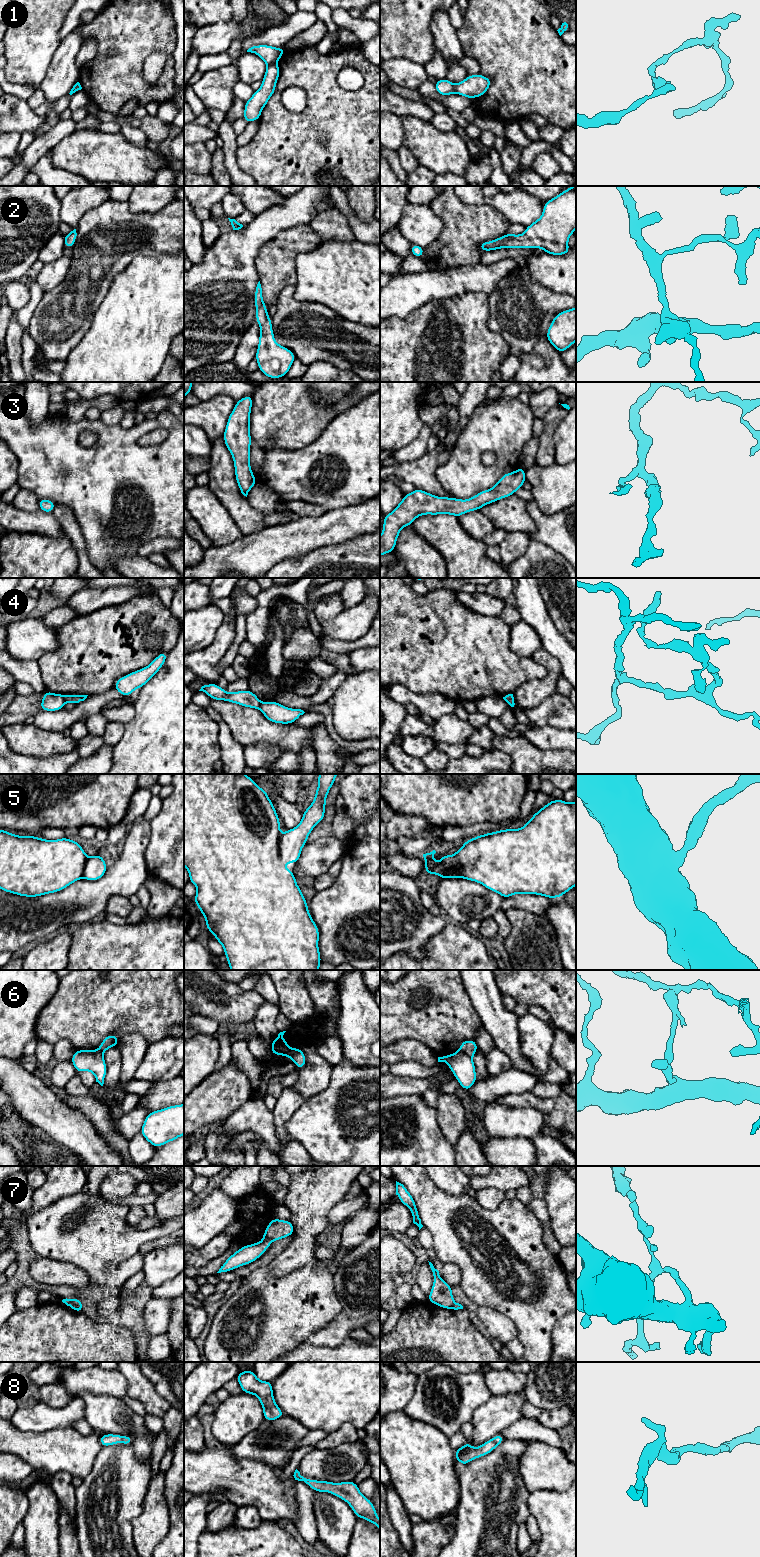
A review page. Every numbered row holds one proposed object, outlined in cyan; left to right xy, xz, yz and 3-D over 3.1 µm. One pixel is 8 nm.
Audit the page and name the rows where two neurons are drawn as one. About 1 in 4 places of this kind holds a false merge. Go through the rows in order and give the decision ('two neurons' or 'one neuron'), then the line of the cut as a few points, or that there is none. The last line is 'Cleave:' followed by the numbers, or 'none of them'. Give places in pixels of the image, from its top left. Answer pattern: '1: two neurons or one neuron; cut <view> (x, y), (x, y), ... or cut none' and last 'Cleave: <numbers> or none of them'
1: two neurons; cut yz (453, 85), (455, 92)
2: one neuron; cut none
3: one neuron; cut none
4: two neurons; cut xy (63, 695), (65, 701)
5: one neuron; cut none
6: two neurons; cut yz (459, 1049), (471, 1058)
7: two neurons; cut xz (263, 1239), (271, 1241)
8: one neuron; cut none
Cleave: 1, 4, 6, 7

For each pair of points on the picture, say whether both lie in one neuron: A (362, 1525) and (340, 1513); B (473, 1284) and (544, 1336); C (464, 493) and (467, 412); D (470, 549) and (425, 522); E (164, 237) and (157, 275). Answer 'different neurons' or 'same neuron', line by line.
A: different neurons
B: same neuron
C: different neurons
D: same neuron
E: different neurons

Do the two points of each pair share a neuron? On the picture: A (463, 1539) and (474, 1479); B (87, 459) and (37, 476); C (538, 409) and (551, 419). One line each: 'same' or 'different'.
A: same
B: same
C: different

